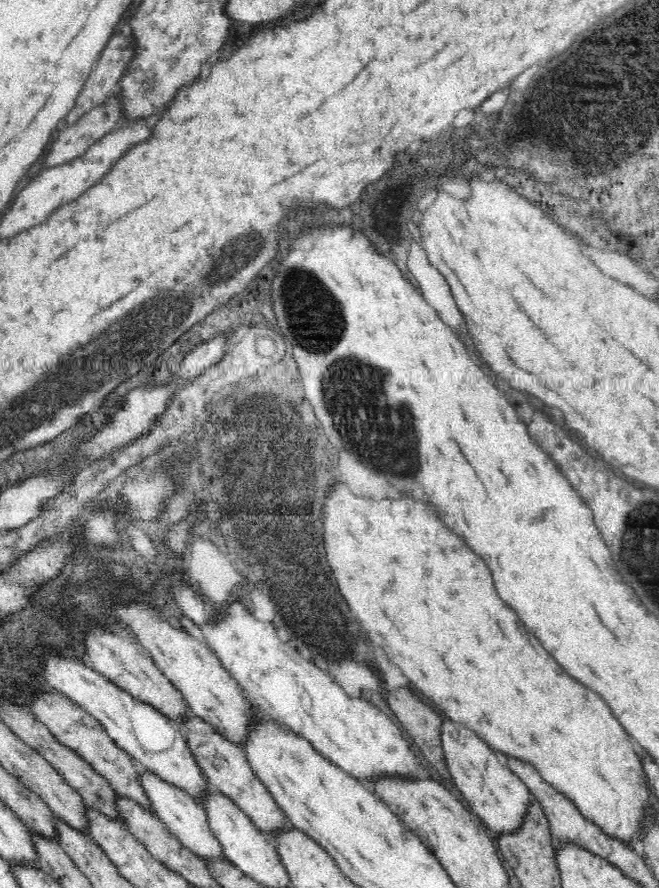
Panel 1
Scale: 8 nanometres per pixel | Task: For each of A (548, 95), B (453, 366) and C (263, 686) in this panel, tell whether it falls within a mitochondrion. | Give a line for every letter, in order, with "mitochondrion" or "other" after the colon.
A: other
B: other
C: other

